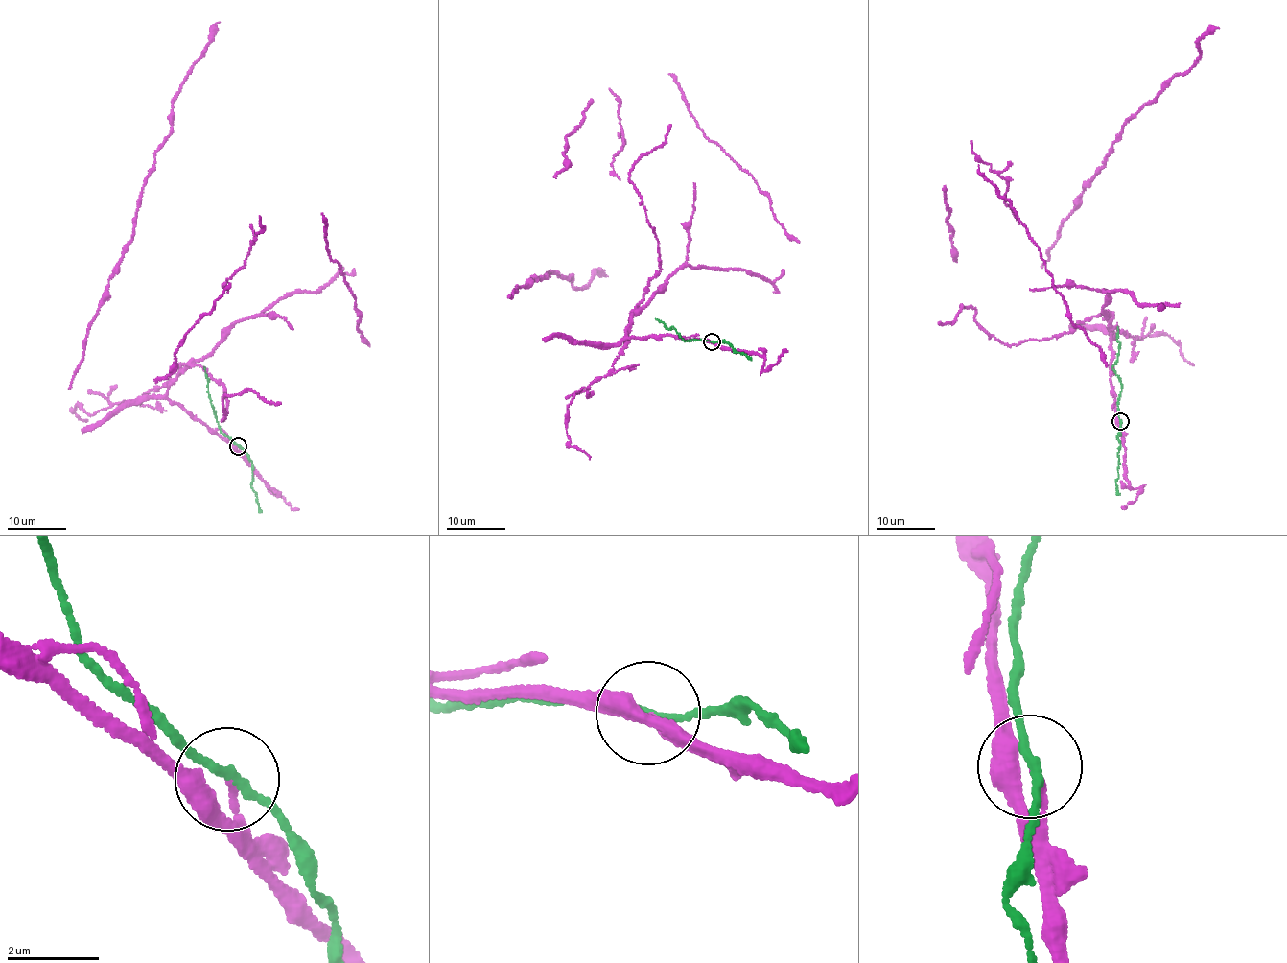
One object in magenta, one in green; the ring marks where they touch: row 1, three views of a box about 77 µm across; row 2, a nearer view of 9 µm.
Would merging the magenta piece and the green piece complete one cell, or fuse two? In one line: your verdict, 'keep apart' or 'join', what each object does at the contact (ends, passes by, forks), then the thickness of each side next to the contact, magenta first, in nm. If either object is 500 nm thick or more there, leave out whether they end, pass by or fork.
keep apart; magenta ends there; green passes by; 140 nm thick on the magenta side, 170 nm on the other

